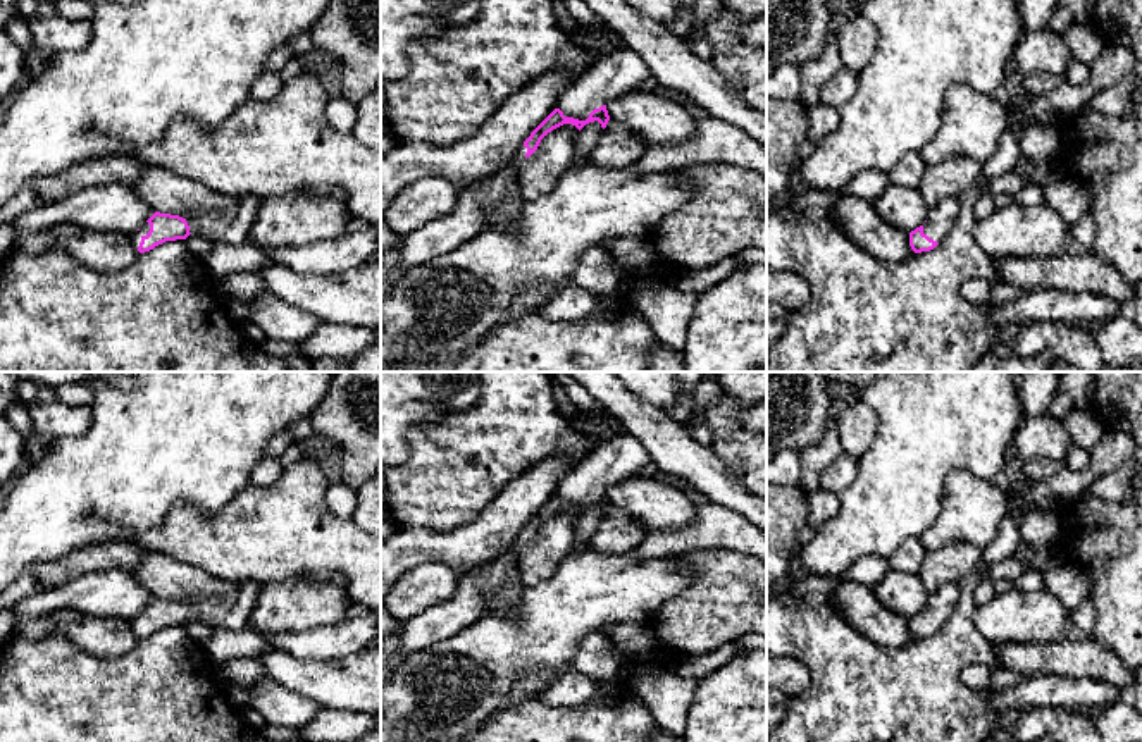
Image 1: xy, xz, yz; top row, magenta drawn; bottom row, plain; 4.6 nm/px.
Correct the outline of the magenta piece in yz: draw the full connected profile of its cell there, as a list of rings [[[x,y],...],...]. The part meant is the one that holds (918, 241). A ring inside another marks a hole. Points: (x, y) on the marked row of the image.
[[[947,198],[937,207],[930,208],[928,219],[923,226],[909,232],[909,246],[915,253],[934,250],[942,238],[954,227],[959,217],[959,198]]]

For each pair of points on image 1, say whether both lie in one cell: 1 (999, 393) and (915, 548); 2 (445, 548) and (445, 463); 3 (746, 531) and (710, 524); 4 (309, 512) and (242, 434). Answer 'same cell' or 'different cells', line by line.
1: different cells
2: different cells
3: same cell
4: different cells

